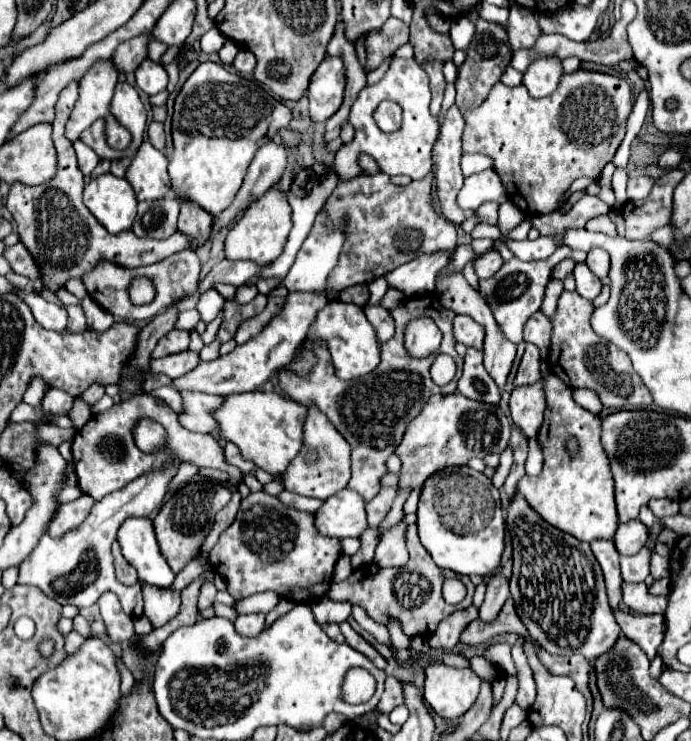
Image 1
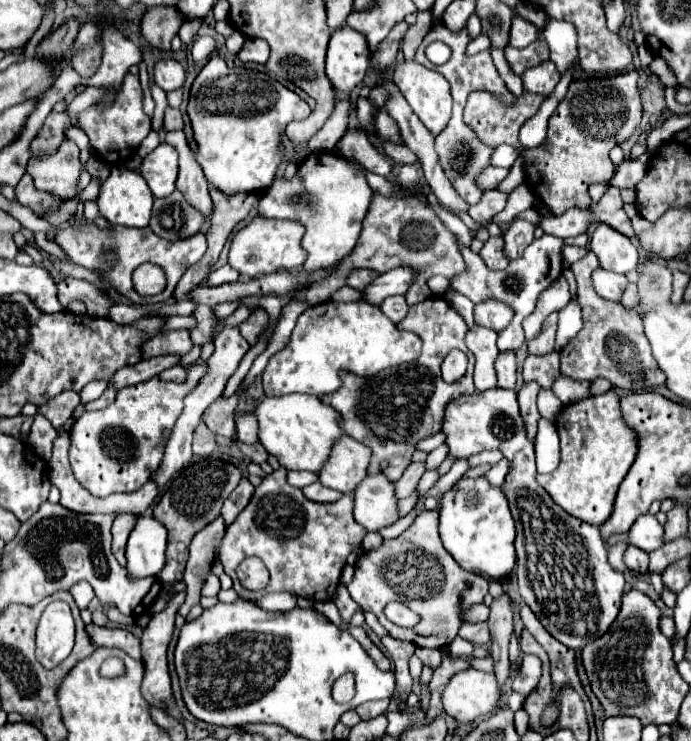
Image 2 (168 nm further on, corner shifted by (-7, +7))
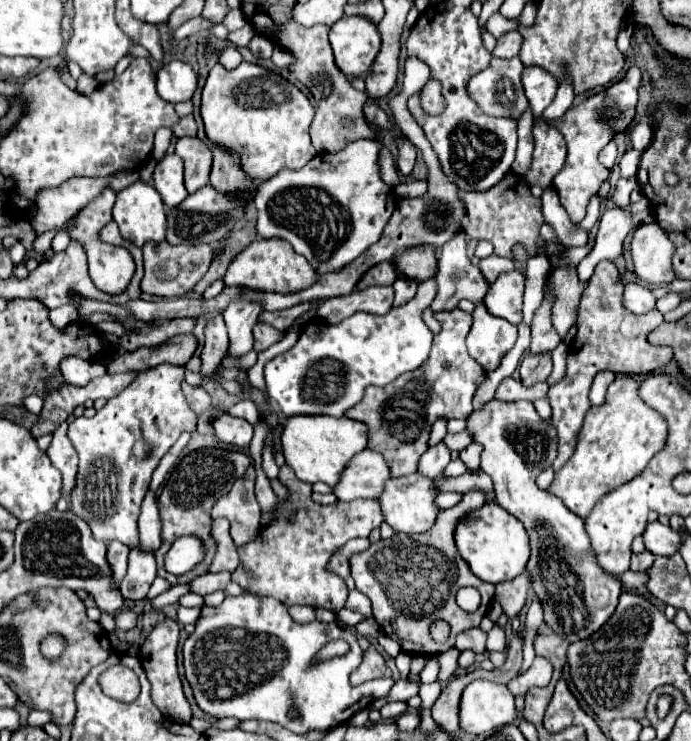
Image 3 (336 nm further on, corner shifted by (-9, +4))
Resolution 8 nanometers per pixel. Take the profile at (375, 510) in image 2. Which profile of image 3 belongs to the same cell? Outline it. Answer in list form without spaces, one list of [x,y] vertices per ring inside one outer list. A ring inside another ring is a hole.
[[[412,473],[412,475],[406,475],[406,477],[386,481],[382,497],[378,497],[378,501],[382,505],[384,521],[396,533],[424,533],[426,529],[430,529],[434,525],[434,519],[440,511],[434,505],[434,497],[436,497],[436,489],[434,489],[432,481],[418,475],[418,473]]]

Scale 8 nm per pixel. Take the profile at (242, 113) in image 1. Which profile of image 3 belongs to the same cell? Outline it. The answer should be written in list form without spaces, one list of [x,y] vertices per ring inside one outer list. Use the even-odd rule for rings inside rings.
[[[242,61],[232,71],[216,63],[202,89],[200,115],[210,143],[236,153],[252,181],[268,181],[280,169],[300,169],[316,155],[308,135],[314,107],[298,87],[256,63]]]

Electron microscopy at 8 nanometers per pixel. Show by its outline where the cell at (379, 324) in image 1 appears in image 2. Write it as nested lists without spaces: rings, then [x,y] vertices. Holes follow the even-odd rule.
[[[392,296],[392,298],[386,298],[384,304],[380,306],[380,310],[392,318],[392,322],[400,322],[406,312],[408,312],[408,304],[406,304],[406,298],[404,296]]]

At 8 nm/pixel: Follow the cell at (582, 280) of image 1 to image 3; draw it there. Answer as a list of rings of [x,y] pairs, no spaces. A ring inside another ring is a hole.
[[[628,281],[628,283],[624,283],[622,303],[632,313],[648,313],[656,307],[656,297],[650,293],[648,287],[644,287],[636,281]]]

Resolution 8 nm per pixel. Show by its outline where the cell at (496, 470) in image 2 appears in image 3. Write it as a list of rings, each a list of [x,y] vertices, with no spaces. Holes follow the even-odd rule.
[[[468,491],[462,495],[458,505],[438,513],[436,525],[426,533],[420,535],[394,533],[392,539],[380,541],[378,545],[372,543],[368,551],[356,553],[350,559],[352,579],[356,581],[356,589],[368,595],[368,599],[372,601],[372,617],[380,623],[380,627],[388,627],[388,629],[392,627],[392,633],[402,643],[400,645],[402,651],[414,655],[444,653],[454,647],[454,639],[460,631],[478,627],[482,617],[486,615],[486,609],[494,597],[494,585],[486,585],[486,583],[480,585],[478,577],[474,577],[468,565],[458,557],[454,545],[454,527],[458,519],[478,509],[484,501],[486,501],[484,491]],[[466,585],[476,587],[482,595],[482,603],[474,613],[462,611],[454,599],[456,591]],[[434,617],[448,621],[452,627],[450,639],[444,645],[440,643],[436,645],[428,637],[428,627]]]

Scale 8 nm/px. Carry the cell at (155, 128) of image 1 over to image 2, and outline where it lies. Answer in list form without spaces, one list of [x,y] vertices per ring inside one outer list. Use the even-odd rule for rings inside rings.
[[[182,130],[168,132],[166,142],[172,144],[180,154],[180,172],[178,172],[176,188],[180,192],[184,192],[188,202],[192,202],[192,206],[196,206],[208,218],[210,212],[212,212],[212,200],[210,200],[210,194],[208,194],[208,182],[206,182],[206,176],[202,172],[202,166],[196,162],[194,152],[190,150],[190,146],[186,142],[184,132]]]

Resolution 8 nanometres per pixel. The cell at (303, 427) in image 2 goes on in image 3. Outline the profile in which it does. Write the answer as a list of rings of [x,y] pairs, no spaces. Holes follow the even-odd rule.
[[[298,415],[286,417],[280,435],[282,453],[286,455],[286,465],[294,469],[298,479],[306,483],[324,481],[330,487],[338,481],[340,471],[346,463],[362,449],[366,449],[366,425],[346,417],[326,417],[326,415]]]

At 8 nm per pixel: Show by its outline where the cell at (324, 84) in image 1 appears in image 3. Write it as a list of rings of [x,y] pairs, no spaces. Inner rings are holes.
[[[342,17],[330,27],[334,61],[346,77],[360,77],[370,71],[380,51],[380,33],[364,17]]]

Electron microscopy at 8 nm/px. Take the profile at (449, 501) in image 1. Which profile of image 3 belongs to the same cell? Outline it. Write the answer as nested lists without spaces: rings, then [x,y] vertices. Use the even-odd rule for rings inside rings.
[[[496,501],[484,503],[480,507],[480,517],[466,517],[458,521],[454,529],[454,541],[460,557],[468,563],[470,571],[478,579],[494,585],[518,577],[524,571],[530,555],[530,543],[522,523],[514,515],[506,513],[502,505],[496,505]]]

